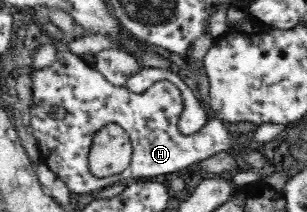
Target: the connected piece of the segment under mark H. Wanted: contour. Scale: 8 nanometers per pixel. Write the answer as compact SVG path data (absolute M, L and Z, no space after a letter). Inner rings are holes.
M45 24L41 28L49 33L50 37L58 39L59 43L55 45L59 49L57 60L50 66L35 70L30 69L28 75L32 80L32 105L30 113L31 126L33 127L33 136L38 140L40 148L40 161L50 168L62 181L68 186L71 192L78 195L81 193L97 193L105 187L115 183L128 183L136 180L150 180L159 175L168 178L175 176L176 172L191 167L208 157L215 156L221 152L230 152L235 150L234 154L239 154L248 165L253 169L262 169L269 167L269 160L259 150L242 148L231 137L224 123L214 118L208 120L206 125L196 131L193 135L181 135L178 130L178 121L183 111L183 100L181 92L170 82L160 81L144 94L136 94L129 91L126 87L111 85L98 72L96 67L86 62L81 56L68 50L70 40L64 35L60 28L53 24ZM107 123L116 123L123 127L130 136L133 148L133 155L129 166L118 175L111 175L105 178L97 178L92 175L88 169L88 155L92 146L92 141L97 135L98 129Z

